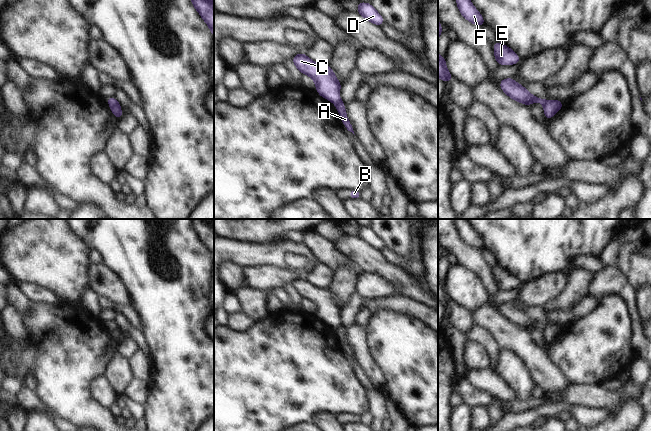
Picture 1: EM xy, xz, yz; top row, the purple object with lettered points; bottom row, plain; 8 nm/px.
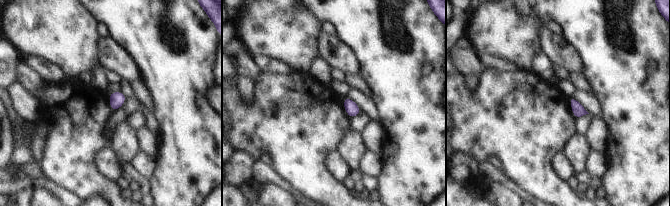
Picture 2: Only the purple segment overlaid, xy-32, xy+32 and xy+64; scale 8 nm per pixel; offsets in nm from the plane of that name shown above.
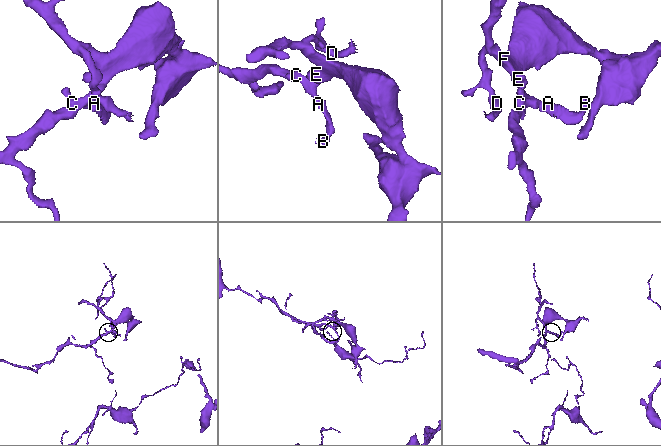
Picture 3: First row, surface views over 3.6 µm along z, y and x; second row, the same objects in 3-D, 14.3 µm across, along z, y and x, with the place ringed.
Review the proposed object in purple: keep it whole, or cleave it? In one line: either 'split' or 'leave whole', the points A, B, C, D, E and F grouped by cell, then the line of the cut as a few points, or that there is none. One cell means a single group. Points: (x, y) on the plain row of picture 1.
split; A B / C D E F; cut in xy along (117, 326), (111, 331)

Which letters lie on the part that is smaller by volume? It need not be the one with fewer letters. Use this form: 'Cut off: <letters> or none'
Cut off: A, B.

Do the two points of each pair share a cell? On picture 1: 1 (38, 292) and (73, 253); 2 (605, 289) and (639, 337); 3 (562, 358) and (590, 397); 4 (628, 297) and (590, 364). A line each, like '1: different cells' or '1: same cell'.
1: different cells
2: same cell
3: different cells
4: different cells

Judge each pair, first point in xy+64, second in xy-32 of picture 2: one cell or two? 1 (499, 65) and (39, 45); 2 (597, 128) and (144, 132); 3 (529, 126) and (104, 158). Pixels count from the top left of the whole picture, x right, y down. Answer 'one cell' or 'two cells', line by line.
1: two cells
2: one cell
3: two cells

